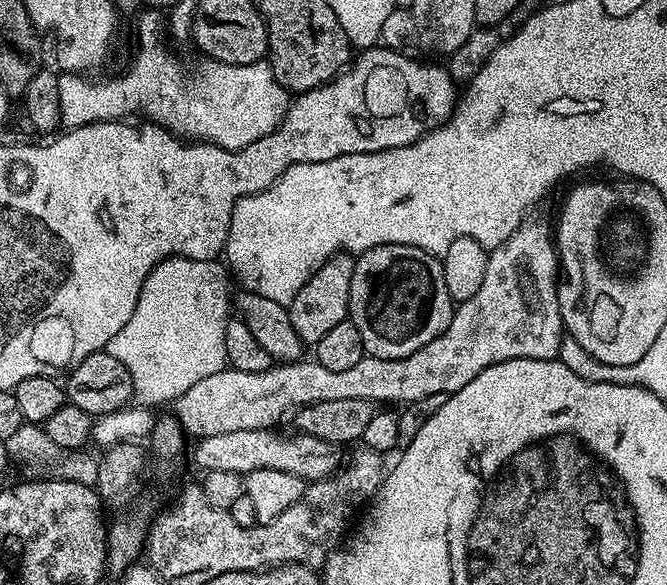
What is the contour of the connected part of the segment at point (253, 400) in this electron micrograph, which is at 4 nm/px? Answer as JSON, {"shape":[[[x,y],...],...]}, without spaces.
{"shape":[[[526,218],[502,242],[502,246],[491,249],[486,262],[486,275],[482,278],[482,286],[478,286],[478,294],[469,300],[461,300],[455,305],[452,321],[434,342],[426,342],[422,350],[410,354],[406,358],[374,358],[365,354],[354,366],[346,370],[326,370],[326,366],[317,364],[315,359],[301,358],[290,364],[277,363],[258,374],[246,374],[246,370],[234,370],[225,366],[218,374],[210,374],[210,378],[202,378],[195,386],[190,386],[186,394],[174,401],[176,416],[186,431],[201,438],[216,434],[233,433],[234,430],[275,429],[276,423],[284,415],[295,413],[314,402],[335,402],[338,398],[366,398],[375,400],[377,405],[407,406],[422,398],[430,398],[430,394],[449,394],[462,390],[466,382],[474,382],[482,370],[494,366],[498,362],[530,358],[531,360],[554,360],[559,357],[560,344],[566,335],[564,323],[558,310],[558,277],[561,275],[560,257],[556,254],[556,241],[553,229],[544,220]]]}

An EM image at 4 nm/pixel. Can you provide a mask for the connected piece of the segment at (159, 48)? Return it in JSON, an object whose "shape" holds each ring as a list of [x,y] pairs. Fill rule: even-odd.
{"shape":[[[145,8],[135,17],[136,20],[136,61],[121,76],[112,76],[108,81],[88,80],[87,75],[66,72],[58,75],[58,110],[60,128],[67,130],[97,124],[107,120],[123,121],[131,112],[141,112],[141,117],[159,124],[180,138],[192,142],[216,144],[219,148],[229,148],[235,152],[250,146],[258,138],[272,132],[290,103],[290,94],[274,78],[272,65],[259,64],[217,64],[204,62],[204,65],[191,76],[167,52],[164,47],[170,41],[170,24],[165,13],[159,8]]]}

